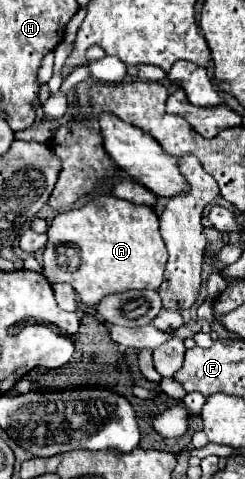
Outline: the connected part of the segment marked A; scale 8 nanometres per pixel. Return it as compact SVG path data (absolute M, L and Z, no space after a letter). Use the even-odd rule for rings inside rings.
M99 196L79 210L67 210L53 218L43 252L43 274L51 284L67 282L87 306L97 306L105 296L125 290L157 290L163 282L167 248L159 234L159 218L149 206L137 206L117 196Z

